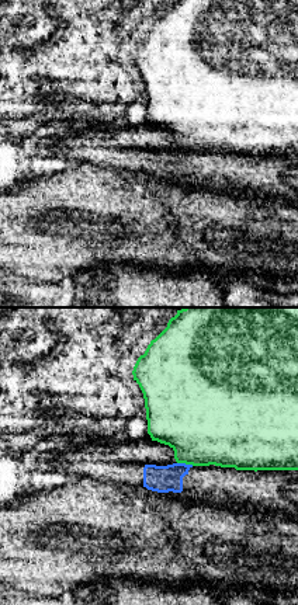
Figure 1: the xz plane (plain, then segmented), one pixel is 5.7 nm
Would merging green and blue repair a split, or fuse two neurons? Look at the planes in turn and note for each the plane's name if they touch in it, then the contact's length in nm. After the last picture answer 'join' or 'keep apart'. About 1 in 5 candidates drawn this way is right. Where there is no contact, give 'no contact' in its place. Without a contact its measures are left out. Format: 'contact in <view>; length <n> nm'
contact in xz; length 100 nm

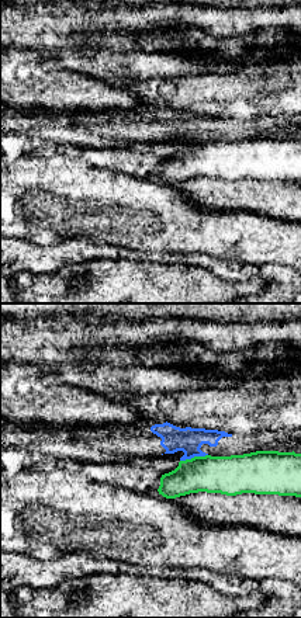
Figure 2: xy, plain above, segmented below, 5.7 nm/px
contact in xy; length 170 nm

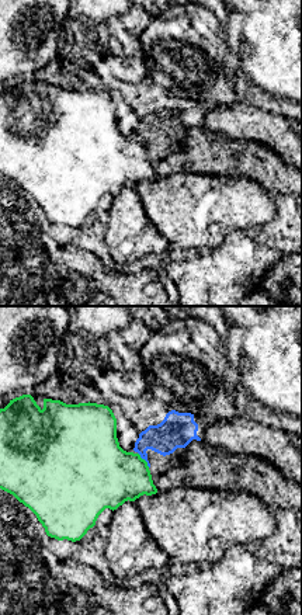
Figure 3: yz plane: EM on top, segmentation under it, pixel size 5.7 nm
contact in yz; length 110 nm

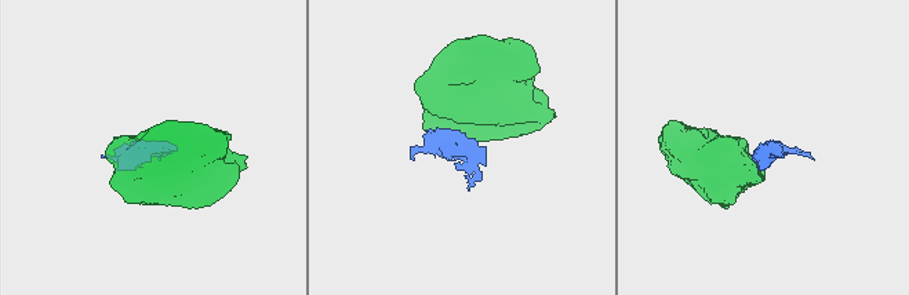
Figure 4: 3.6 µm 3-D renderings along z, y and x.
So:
keep apart

